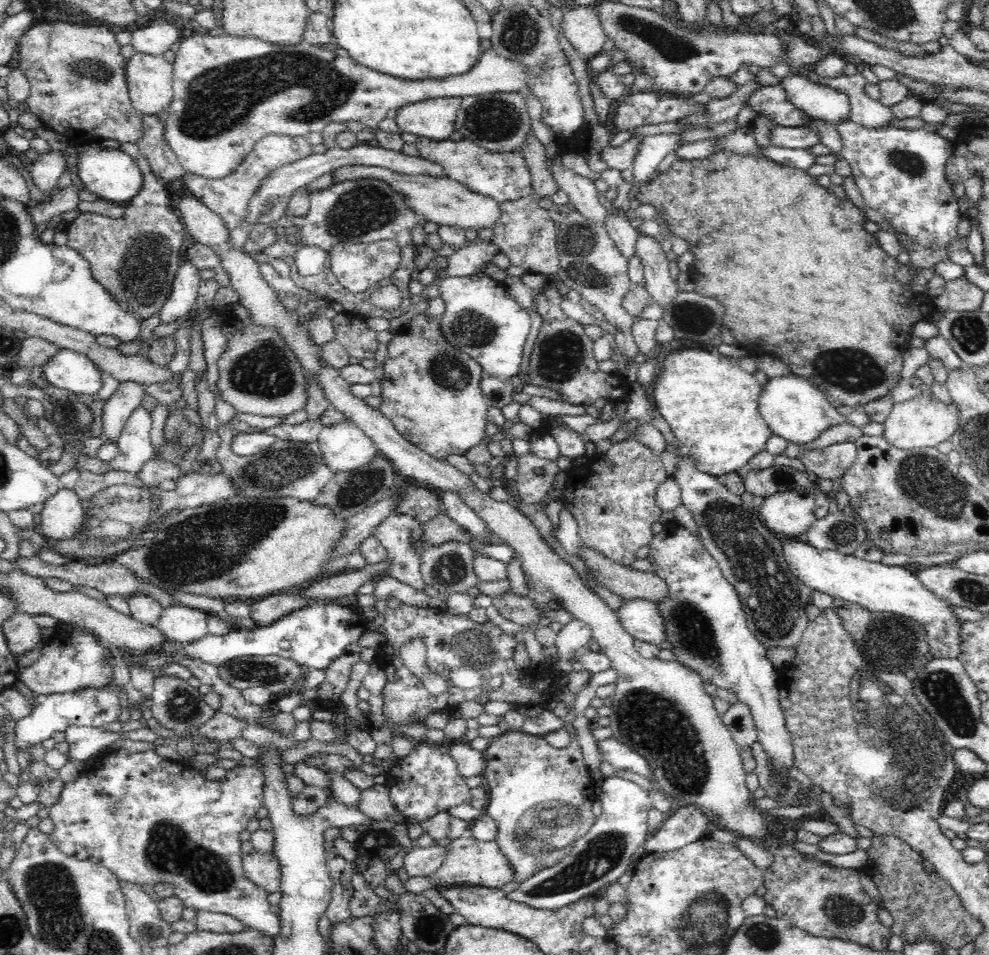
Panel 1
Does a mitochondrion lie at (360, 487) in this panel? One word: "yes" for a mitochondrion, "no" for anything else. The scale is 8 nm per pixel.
yes

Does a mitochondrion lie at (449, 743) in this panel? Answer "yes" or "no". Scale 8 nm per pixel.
no

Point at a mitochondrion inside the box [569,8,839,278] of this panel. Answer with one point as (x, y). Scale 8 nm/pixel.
(677, 49)

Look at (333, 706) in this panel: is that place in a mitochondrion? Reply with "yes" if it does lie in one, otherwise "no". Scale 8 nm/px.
no

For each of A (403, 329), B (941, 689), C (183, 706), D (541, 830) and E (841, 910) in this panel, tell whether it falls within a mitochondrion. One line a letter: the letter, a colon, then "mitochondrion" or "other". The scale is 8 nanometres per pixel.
A: other
B: mitochondrion
C: mitochondrion
D: mitochondrion
E: mitochondrion

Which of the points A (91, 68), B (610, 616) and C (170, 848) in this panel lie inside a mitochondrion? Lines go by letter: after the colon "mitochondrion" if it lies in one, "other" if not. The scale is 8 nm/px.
A: mitochondrion
B: other
C: mitochondrion

